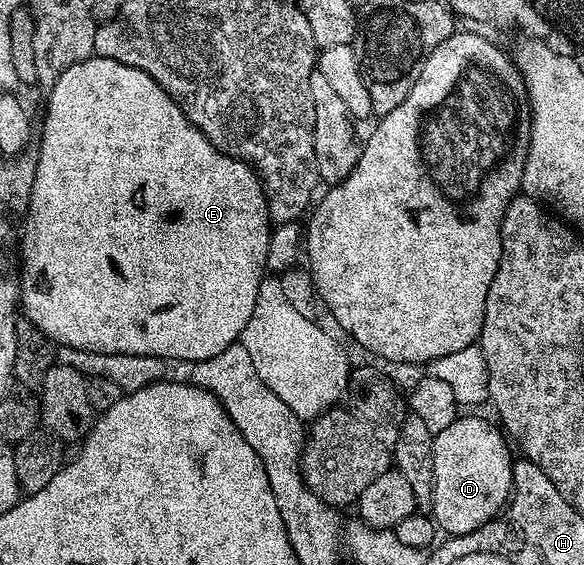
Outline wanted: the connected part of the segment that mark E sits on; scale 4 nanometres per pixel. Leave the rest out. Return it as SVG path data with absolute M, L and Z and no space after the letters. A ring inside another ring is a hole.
M96 57L83 61L79 65L71 65L71 69L67 69L67 73L63 73L63 77L59 77L59 81L55 81L55 85L48 88L47 95L49 95L49 104L45 107L45 124L41 127L41 143L39 142L37 152L35 185L31 189L29 211L24 217L23 234L19 239L19 298L25 318L30 319L44 333L45 338L54 344L62 347L74 347L75 349L87 349L91 353L154 355L166 361L182 359L186 365L215 357L215 353L223 353L223 349L227 349L232 343L240 340L247 321L251 321L251 313L255 313L255 297L259 297L259 285L267 275L265 262L267 261L267 245L269 244L271 230L269 200L265 197L265 186L261 183L261 178L258 177L256 170L243 160L236 159L219 149L215 149L215 145L211 145L211 141L207 141L204 133L198 127L189 123L189 118L183 113L183 109L171 96L150 75L135 69L131 65L123 65L119 61Z

